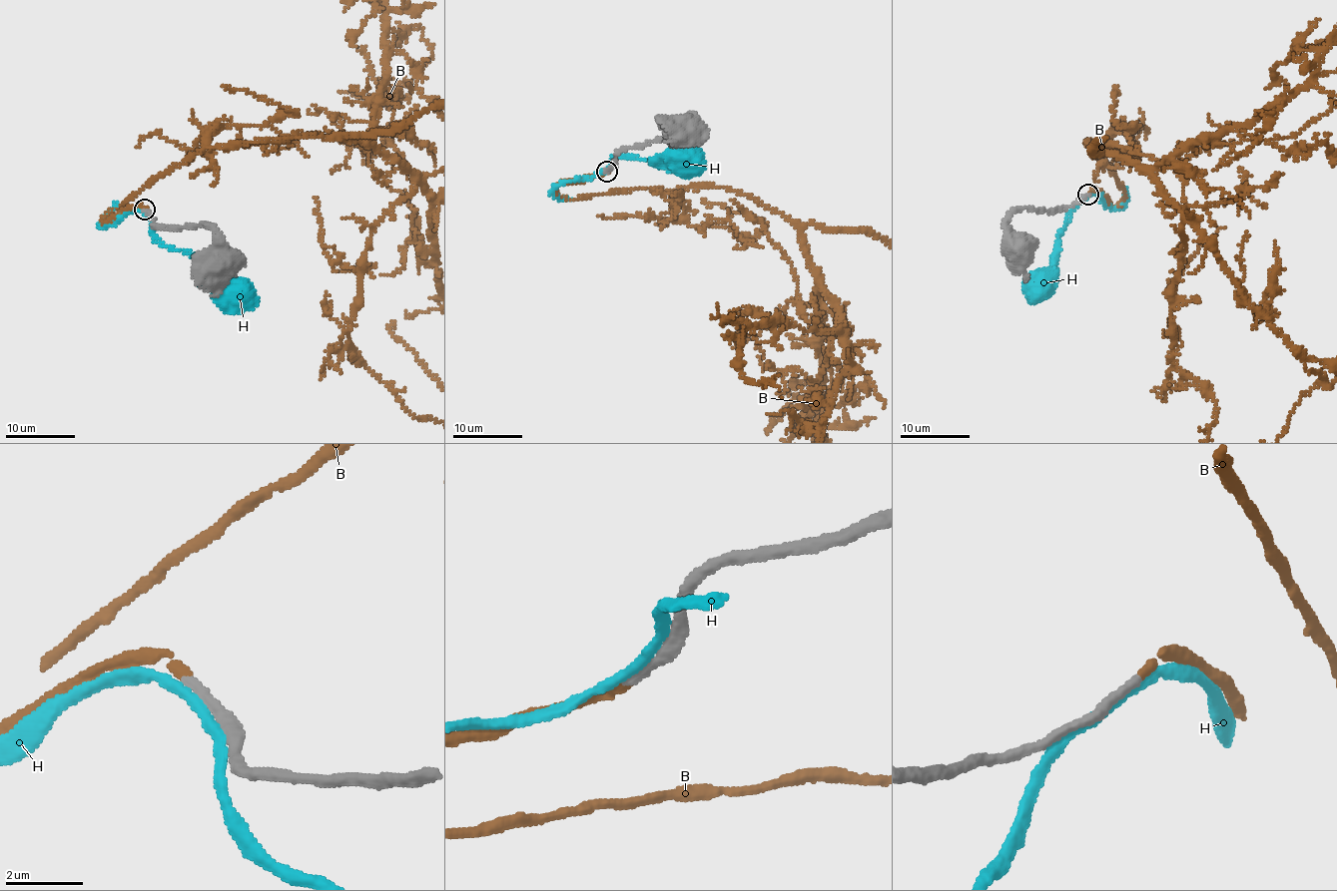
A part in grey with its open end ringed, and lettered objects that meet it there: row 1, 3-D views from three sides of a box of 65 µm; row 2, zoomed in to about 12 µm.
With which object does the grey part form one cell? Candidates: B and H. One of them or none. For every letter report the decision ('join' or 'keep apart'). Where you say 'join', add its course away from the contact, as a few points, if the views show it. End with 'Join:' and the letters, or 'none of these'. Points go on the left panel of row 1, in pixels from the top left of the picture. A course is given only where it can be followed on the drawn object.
B: join
H: keep apart
Join: B

